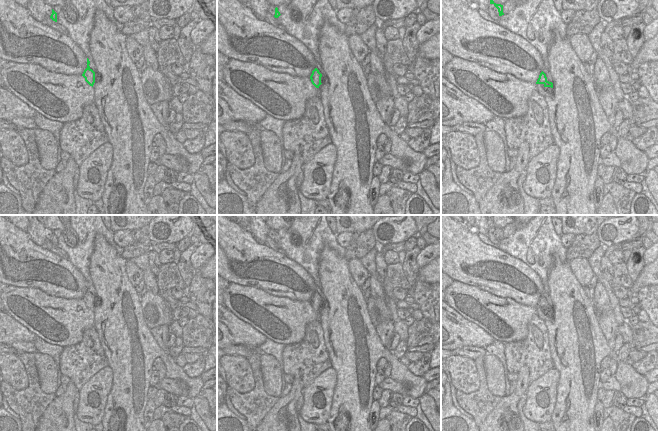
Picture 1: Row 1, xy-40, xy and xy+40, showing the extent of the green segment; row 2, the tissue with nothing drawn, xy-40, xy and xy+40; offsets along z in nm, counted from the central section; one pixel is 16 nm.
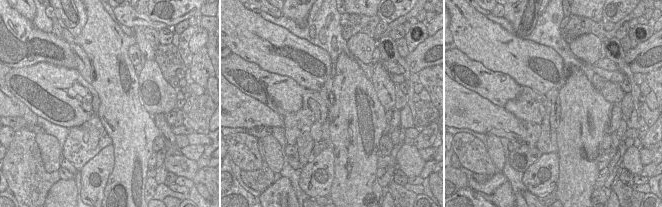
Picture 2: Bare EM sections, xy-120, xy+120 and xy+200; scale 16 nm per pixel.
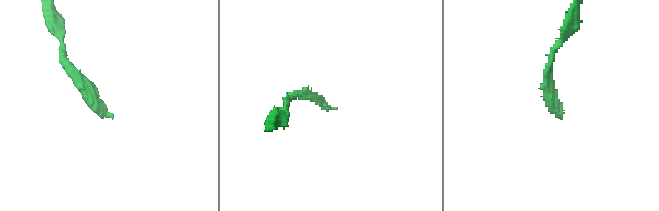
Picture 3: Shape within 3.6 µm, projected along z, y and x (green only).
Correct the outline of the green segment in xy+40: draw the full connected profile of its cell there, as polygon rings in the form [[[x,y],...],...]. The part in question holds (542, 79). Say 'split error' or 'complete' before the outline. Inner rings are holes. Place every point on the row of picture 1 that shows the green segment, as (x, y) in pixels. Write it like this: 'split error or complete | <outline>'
split error | [[[549,70],[540,73],[536,82],[536,90],[543,97],[552,95],[550,92],[553,91],[553,79]]]

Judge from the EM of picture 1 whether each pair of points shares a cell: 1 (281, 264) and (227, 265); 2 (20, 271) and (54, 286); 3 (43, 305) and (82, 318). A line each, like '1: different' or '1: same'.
1: same
2: same
3: same

